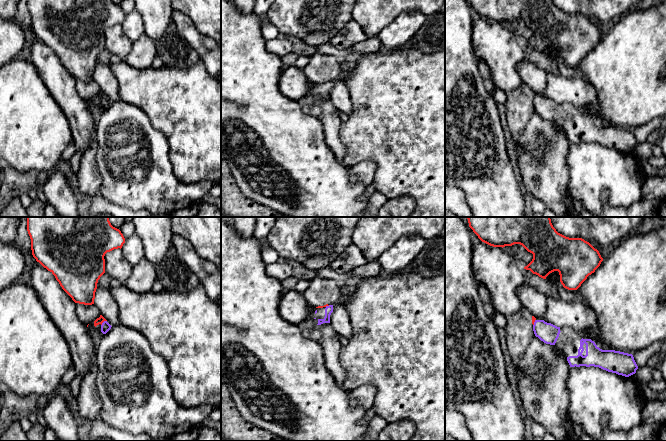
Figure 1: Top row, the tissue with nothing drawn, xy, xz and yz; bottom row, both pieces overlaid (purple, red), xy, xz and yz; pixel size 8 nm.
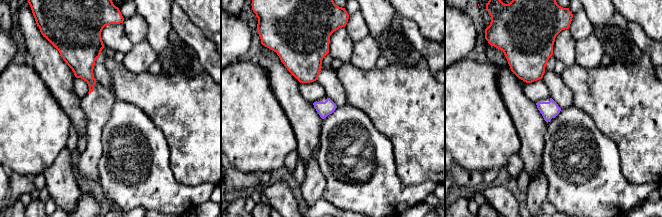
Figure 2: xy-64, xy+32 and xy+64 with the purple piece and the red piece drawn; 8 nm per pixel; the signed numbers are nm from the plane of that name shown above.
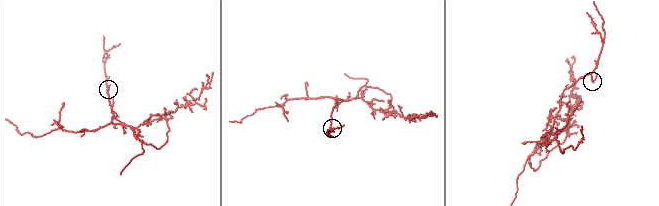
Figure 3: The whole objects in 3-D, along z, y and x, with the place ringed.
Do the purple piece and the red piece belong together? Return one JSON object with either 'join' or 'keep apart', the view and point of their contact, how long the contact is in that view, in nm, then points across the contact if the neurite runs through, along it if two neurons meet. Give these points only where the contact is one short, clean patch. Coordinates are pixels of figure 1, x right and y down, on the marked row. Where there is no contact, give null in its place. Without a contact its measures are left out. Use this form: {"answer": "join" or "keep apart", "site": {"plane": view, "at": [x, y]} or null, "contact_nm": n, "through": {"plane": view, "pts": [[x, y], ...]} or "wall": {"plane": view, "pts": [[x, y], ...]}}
{"answer": "keep apart", "site": {"plane": "xy", "at": [103, 322]}, "contact_nm": 60, "wall": {"plane": "xy", "pts": [[106, 320], [101, 325]]}}

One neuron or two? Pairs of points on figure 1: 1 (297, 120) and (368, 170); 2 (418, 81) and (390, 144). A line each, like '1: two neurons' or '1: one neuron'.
1: two neurons
2: one neuron

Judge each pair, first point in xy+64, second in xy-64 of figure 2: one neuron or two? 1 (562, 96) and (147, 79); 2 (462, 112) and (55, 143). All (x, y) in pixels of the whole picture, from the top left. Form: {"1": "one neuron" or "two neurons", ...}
{"1": "two neurons", "2": "one neuron"}

